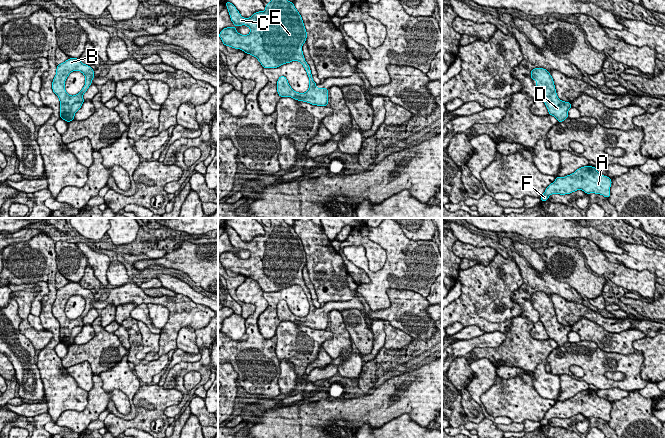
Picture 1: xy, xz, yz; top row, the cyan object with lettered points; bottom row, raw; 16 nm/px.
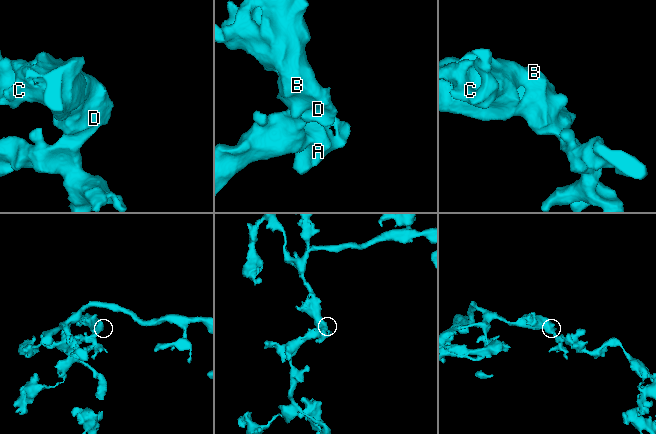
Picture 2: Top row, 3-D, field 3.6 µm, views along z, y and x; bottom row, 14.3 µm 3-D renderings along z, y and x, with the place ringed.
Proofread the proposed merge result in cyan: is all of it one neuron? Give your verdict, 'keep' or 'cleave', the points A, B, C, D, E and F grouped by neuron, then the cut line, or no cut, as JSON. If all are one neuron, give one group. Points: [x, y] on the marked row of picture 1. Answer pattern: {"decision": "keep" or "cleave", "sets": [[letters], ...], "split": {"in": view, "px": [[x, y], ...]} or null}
{"decision": "keep", "sets": [["A", "B", "C", "D", "E", "F"]], "split": null}

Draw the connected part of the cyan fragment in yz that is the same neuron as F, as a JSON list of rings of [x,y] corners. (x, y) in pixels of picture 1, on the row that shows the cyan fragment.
[[[584,166],[565,177],[556,177],[555,181],[545,189],[540,200],[548,201],[551,194],[565,195],[577,190],[583,190],[586,194],[595,193],[609,198],[611,184],[611,179],[600,174],[595,167]]]

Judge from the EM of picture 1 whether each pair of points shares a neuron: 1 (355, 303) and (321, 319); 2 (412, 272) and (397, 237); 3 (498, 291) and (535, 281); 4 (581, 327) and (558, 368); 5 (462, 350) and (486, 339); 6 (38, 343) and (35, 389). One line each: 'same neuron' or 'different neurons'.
1: same neuron
2: same neuron
3: different neurons
4: different neurons
5: same neuron
6: different neurons

